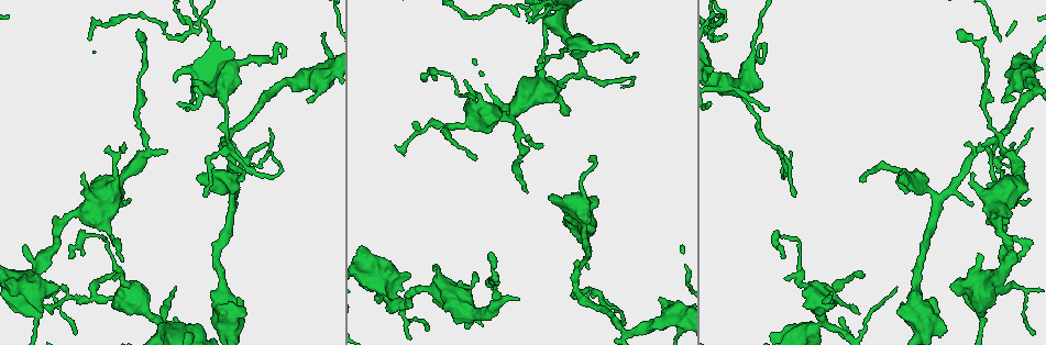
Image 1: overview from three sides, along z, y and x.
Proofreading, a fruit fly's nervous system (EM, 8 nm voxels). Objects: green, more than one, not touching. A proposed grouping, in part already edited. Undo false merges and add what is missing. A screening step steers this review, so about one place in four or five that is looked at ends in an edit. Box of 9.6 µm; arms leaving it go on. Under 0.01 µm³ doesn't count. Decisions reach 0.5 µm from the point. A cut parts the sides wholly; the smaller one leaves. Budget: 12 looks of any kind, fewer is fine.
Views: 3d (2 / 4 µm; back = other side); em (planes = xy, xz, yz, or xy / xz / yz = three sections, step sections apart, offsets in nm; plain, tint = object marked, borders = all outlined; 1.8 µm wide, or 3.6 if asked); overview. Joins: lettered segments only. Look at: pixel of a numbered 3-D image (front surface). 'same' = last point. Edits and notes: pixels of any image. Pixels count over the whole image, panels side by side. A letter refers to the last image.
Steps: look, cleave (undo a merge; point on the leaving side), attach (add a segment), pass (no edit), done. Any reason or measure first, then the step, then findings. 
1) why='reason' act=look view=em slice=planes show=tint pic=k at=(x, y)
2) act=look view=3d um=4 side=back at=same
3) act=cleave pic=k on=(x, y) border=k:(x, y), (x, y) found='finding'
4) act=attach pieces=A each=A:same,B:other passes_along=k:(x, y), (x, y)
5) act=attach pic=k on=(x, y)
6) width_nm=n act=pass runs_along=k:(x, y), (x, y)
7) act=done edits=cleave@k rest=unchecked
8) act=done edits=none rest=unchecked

act=look view=3d um=4 pic=1 at=(896, 289)

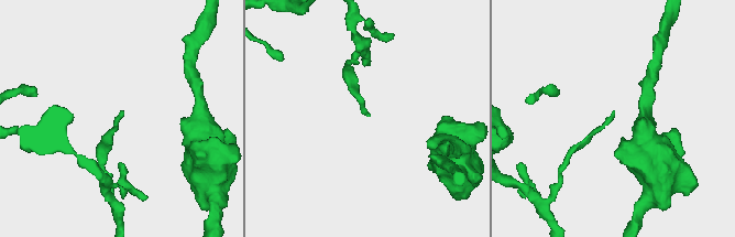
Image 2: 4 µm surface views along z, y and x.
act=look view=em slice=xy step=8 show=plain pic=2 at=(123, 110)

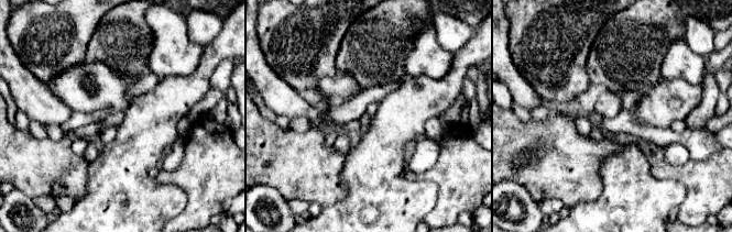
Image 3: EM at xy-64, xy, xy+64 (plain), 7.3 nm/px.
why='what lies round it' act=look view=em slice=xy step=8 show=borders at=same

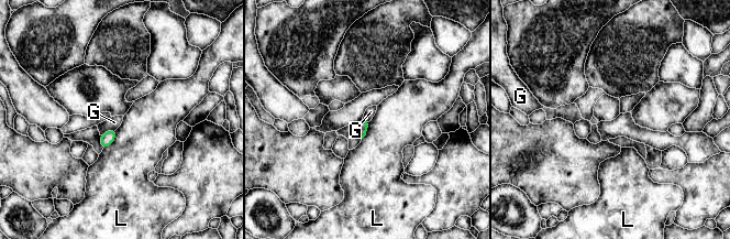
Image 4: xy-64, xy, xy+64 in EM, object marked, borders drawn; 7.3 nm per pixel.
act=pass each=G:other,L:other border=4:(115, 128), (107, 130), (101, 136) found='none of them fits'

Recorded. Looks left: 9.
why='thin arm on a thick one' act=look view=em slice=xz step=4 show=tint pic=1 at=(512, 112)

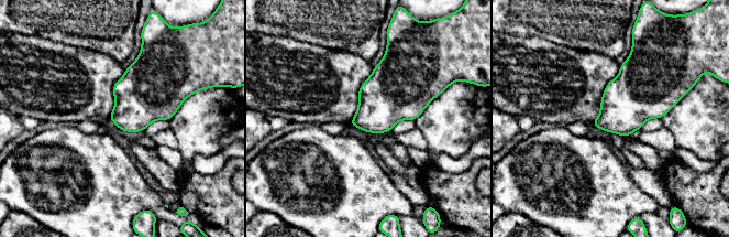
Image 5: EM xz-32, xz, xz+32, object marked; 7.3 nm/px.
act=look view=em slice=planes show=borders at=same

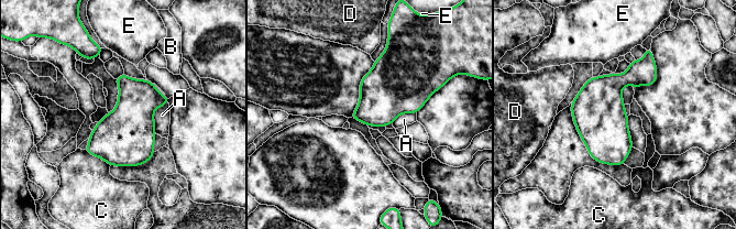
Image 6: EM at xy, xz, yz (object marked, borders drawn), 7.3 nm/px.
width_nm=360 act=pass each=A:other,B:other,C:other,D:other,E:other border=6:(167, 102), (154, 111), (154, 132) found='one neuron here'

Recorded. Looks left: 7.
why='three arms meet' act=look view=3d um=2 side=back pic=1 at=(774, 146)

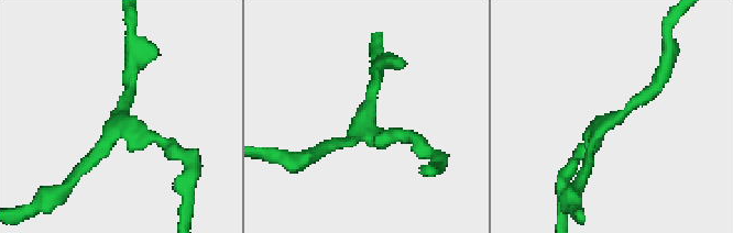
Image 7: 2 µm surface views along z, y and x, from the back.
arms=3 why='shape alone is not enough' act=look view=em slice=planes show=borders pic=7 at=(369, 117)

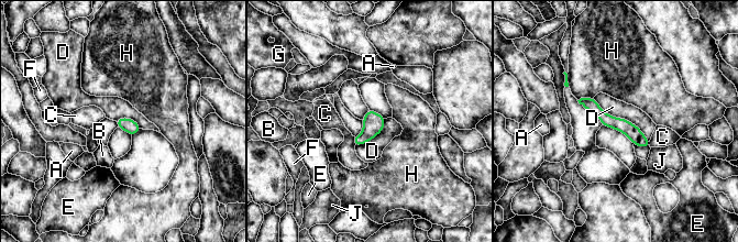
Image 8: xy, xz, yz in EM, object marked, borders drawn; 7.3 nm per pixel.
longest_contact=D:500nm act=pass each=A:other,B:other,C:other,D:other,E:other,F:other,G:other,H:other,J:other runs_along=8:(582, 101), (647, 143) found='all the same neuron'

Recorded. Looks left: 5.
why='looks like a crossing' act=look view=em slice=planes show=borders pic=1 at=(101, 218)

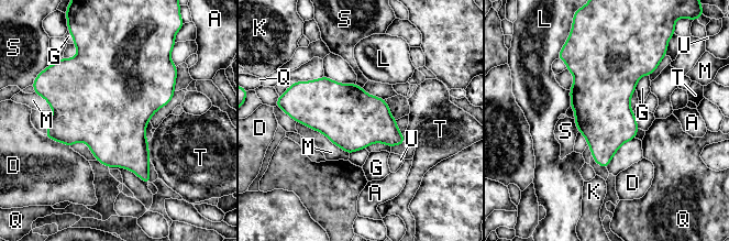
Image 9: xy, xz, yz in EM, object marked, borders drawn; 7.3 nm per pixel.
act=pass each=A:other,D:other,G:other,K:other,L:other,M:other,Q:other,S:other,T:other,U:other border=9:(573, 119), (578, 131) found='continuous, no second neuron'

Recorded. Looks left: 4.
why='sudden change in width' act=look view=em slice=planes show=tint pic=1 at=(570, 47)

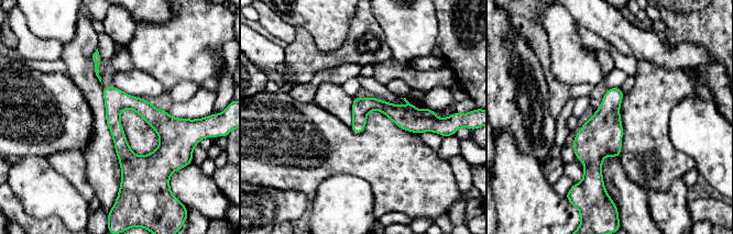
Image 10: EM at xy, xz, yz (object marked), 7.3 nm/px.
act=look view=em slice=planes show=borders at=same

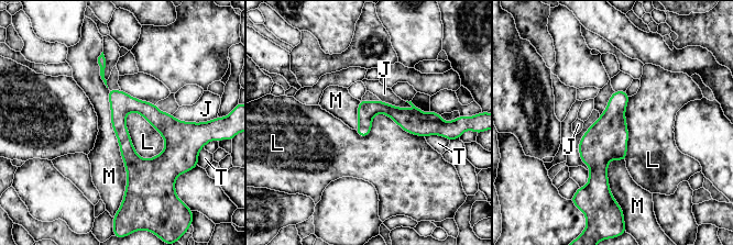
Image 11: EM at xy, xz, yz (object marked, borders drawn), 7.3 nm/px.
width_nm=140 act=pass each=J:other,L:other,M:other,T:other border=11:(130, 111), (162, 136), (155, 157) found='one neuron here'

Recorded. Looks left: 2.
act=done edits=none rest=unchecked

